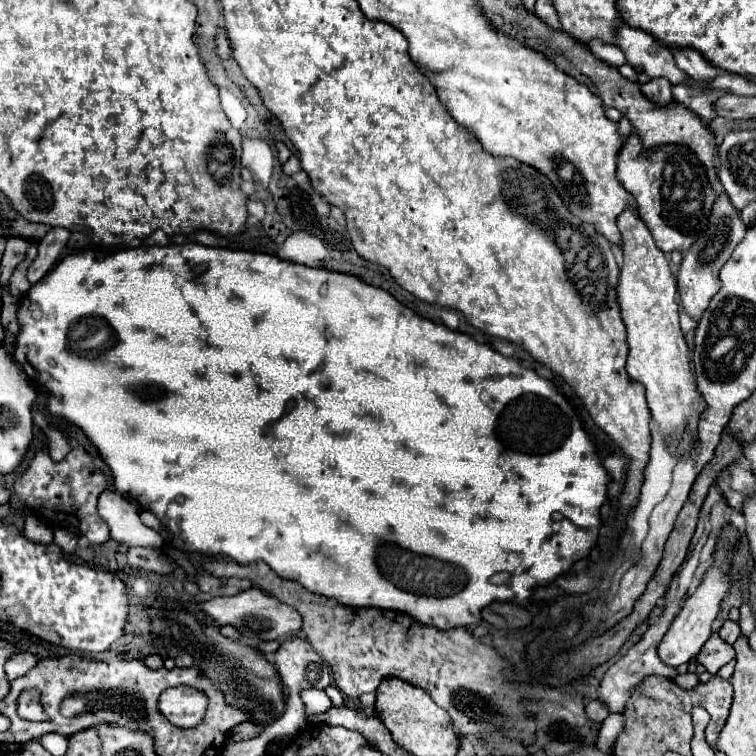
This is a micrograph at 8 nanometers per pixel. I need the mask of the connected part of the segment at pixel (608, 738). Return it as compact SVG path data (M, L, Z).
M618 713L618 715L608 715L608 717L600 723L600 735L602 735L602 737L598 737L596 747L598 747L600 751L604 751L604 753L610 753L610 749L612 749L612 745L614 745L614 741L616 741L618 733L622 731L622 727L624 727L624 717L622 717L620 713Z

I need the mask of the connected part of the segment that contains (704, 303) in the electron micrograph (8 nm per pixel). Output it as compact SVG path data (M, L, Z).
M720 195L710 211L708 217L708 225L706 229L700 233L700 239L694 241L694 245L684 253L682 265L680 265L680 273L678 273L678 293L680 293L680 303L686 309L686 313L690 317L702 317L702 313L708 309L710 299L718 293L720 289L720 269L724 267L724 263L730 259L734 247L742 241L746 231L746 225L740 219L740 211L734 209L734 205L730 205L730 199L726 195Z

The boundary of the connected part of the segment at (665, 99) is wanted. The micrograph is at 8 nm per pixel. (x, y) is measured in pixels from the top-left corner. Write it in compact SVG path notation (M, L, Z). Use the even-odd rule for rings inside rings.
M652 79L650 83L640 87L642 93L646 93L646 97L650 97L654 101L654 105L670 105L670 101L674 101L672 97L672 85L666 79Z

